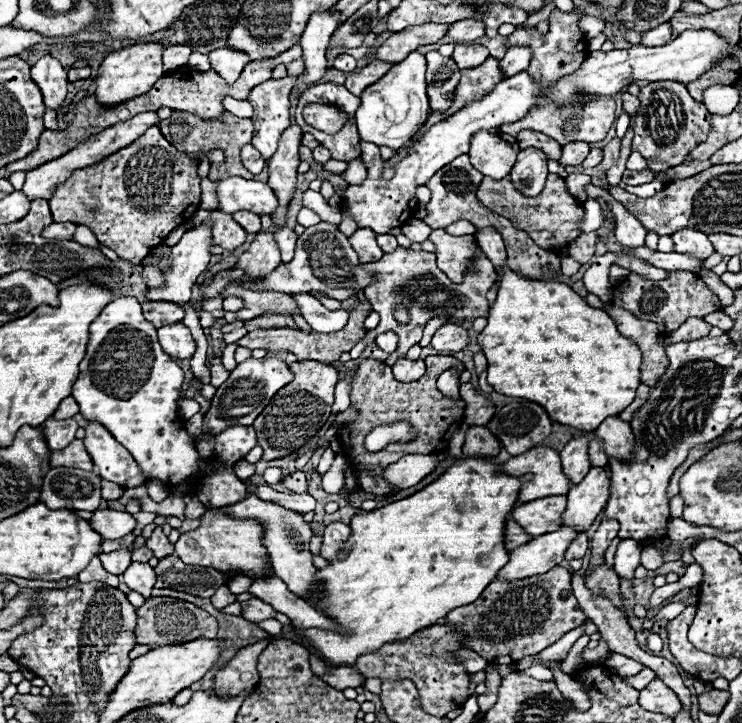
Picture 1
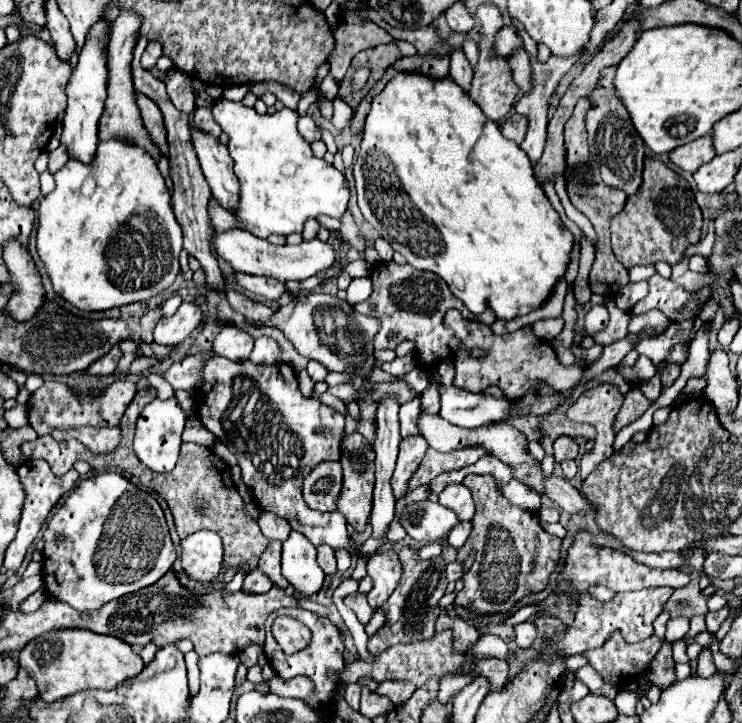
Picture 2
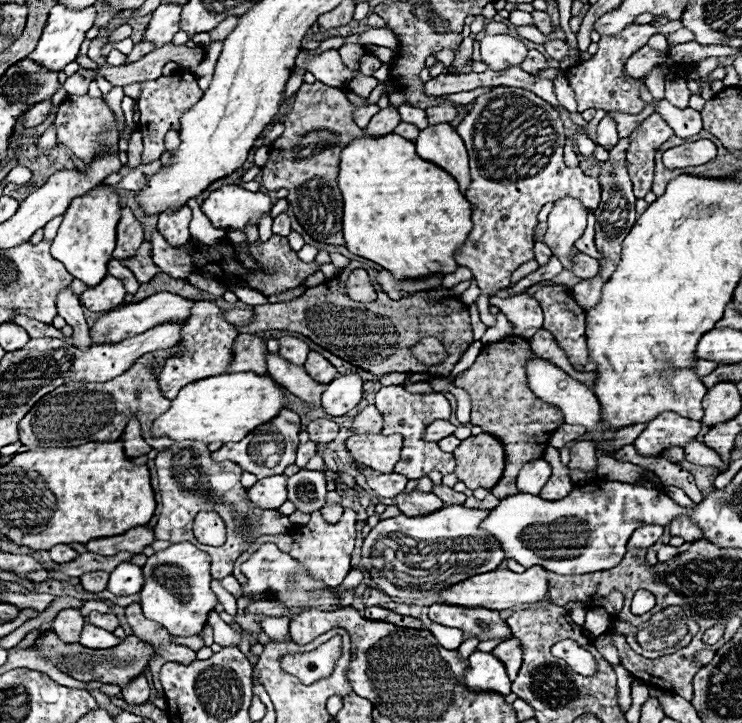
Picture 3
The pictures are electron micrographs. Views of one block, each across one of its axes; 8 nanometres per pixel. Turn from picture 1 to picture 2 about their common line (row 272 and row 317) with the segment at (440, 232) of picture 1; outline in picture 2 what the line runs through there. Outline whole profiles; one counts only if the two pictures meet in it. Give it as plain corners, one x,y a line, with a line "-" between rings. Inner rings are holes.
450,310
446,318
454,318
452,328
464,344
464,350
460,350
456,354
456,362
454,362
454,368
456,368
454,386
458,386
462,390
484,392
488,386
498,386
506,398
520,400
530,390
534,390
538,384
548,384
550,388
560,390
562,380
578,380
578,366
574,364
570,368
564,368
556,360
554,348
546,340
540,340
532,334
532,326
524,326
512,334
496,336
490,330
490,326
466,320
466,318
462,318
462,314
458,310
-
472,348
484,348
486,358
484,360
472,360
468,356
468,350
472,350

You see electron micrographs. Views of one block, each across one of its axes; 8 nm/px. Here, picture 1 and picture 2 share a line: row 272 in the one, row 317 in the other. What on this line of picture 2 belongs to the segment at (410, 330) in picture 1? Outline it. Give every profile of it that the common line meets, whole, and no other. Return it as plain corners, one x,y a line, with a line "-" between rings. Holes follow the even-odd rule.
378,262
372,268
372,284
374,284
372,296
368,300
356,304
354,310
382,322
380,336
376,336
376,340
374,340
376,350
382,350
382,348
394,350
402,340
410,340
416,344
416,360
418,360
420,368
434,368
438,362
454,358
456,352
460,350
460,340
452,332
448,332
444,326
444,314
450,308
460,310
462,316
468,320
476,320
476,322
494,322
496,320
496,314
492,310
486,310
482,314
468,312
468,308
464,308
462,300
456,300
452,296
450,288
448,288
448,284
444,284
444,280
440,280
432,272
416,270
410,264
-
392,330
398,332
396,340
388,340
388,334

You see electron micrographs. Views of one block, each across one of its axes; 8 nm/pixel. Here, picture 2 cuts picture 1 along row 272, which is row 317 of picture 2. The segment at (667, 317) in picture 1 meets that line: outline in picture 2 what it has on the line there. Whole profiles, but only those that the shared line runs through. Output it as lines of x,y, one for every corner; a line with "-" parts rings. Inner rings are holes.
652,276
650,278
650,294
638,302
638,306
634,306
630,310
630,316
640,316
652,308
662,310
672,322
682,322
682,320
690,320
692,312
684,310
684,304
692,298
692,292
684,290
680,284
666,280
662,276

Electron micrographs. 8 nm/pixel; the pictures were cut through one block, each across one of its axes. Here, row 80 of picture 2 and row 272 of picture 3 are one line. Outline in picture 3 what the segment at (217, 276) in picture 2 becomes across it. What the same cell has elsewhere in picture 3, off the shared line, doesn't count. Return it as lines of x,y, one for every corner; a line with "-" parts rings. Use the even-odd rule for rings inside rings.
142,242
136,256
132,260
126,260
124,264
134,272
134,276
138,278
140,284
148,284
156,274
160,274
160,268
152,262
152,244
150,242

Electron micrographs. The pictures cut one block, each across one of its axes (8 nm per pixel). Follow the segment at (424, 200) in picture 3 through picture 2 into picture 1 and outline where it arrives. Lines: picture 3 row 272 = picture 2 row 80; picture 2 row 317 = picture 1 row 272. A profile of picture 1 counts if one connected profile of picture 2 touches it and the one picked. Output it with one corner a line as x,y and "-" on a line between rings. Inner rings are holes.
484,228
482,232
475,232
474,237
486,257
496,264
500,276
498,294
488,312
488,324
478,336
478,344
488,360
488,384
498,394
536,402
548,412
550,420
584,432
596,430
606,416
618,416
634,400
640,384
642,352
638,346
616,330
616,322
606,310
588,306
568,284
556,280
530,280
504,266
504,242
496,230
-
488,336
500,338
500,342
496,346
484,346

